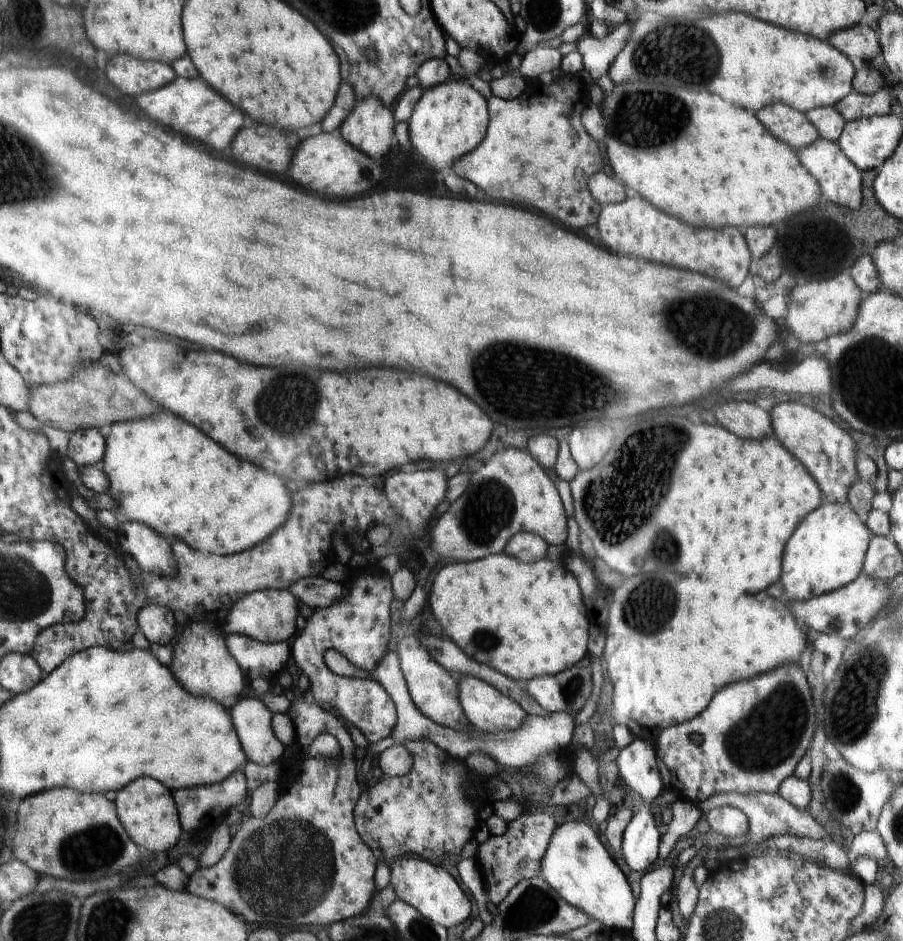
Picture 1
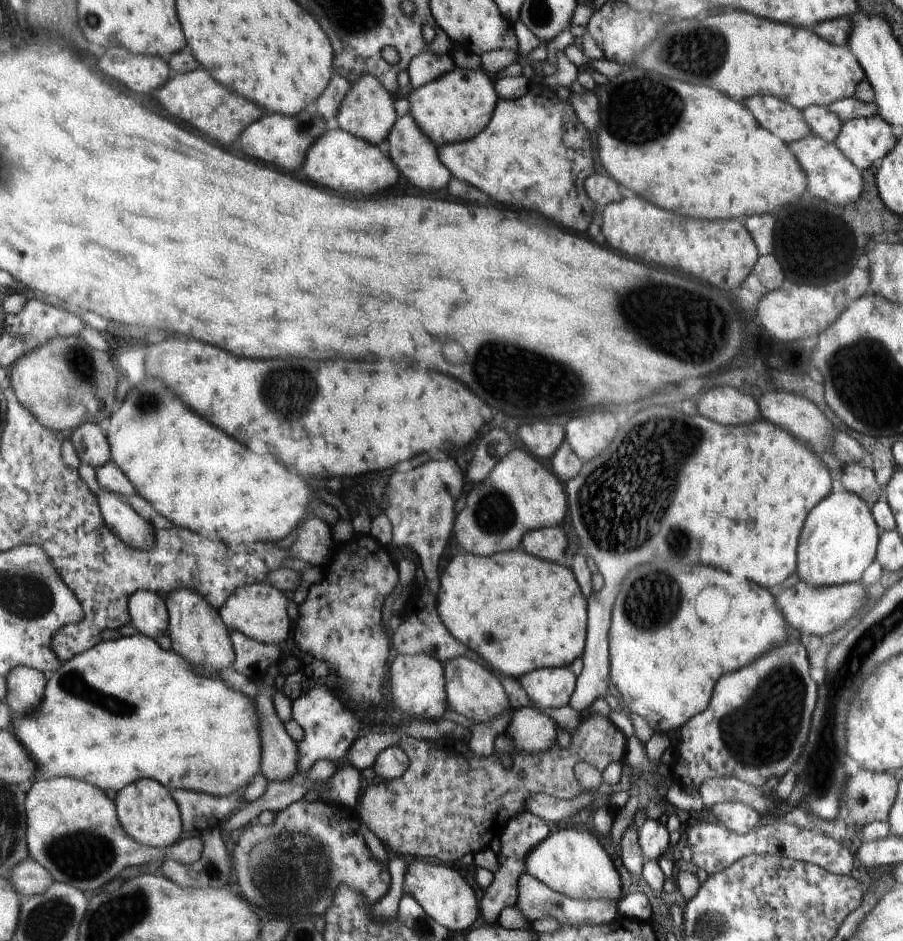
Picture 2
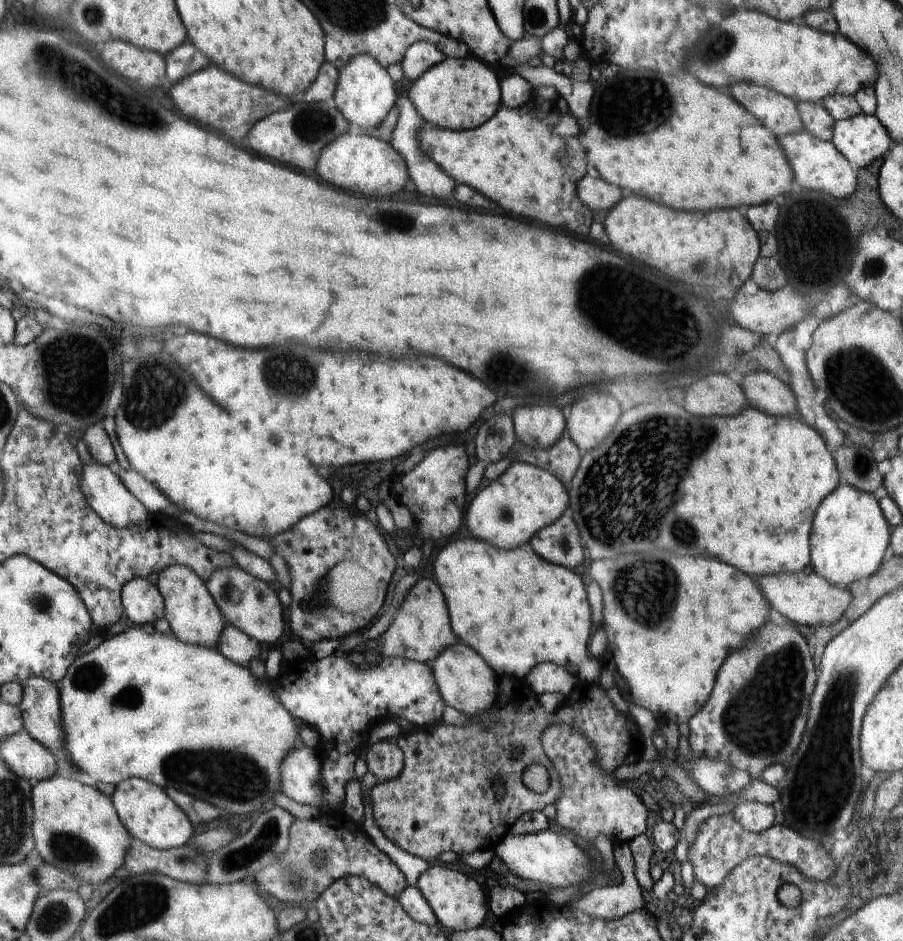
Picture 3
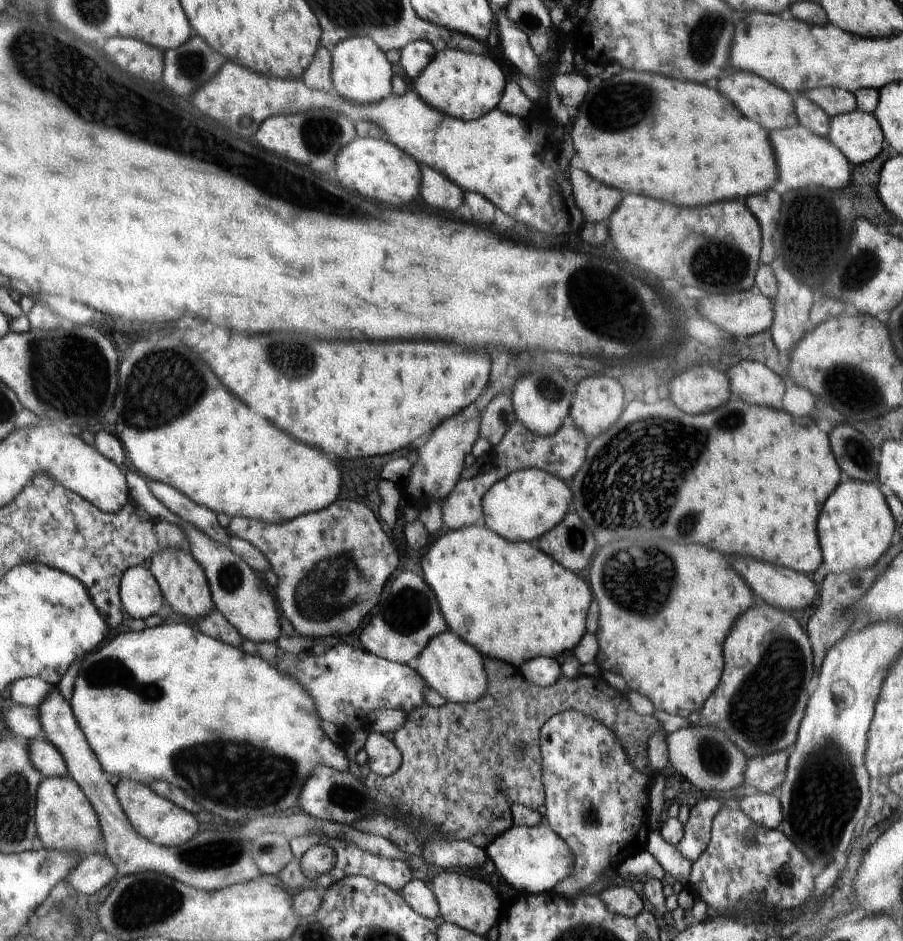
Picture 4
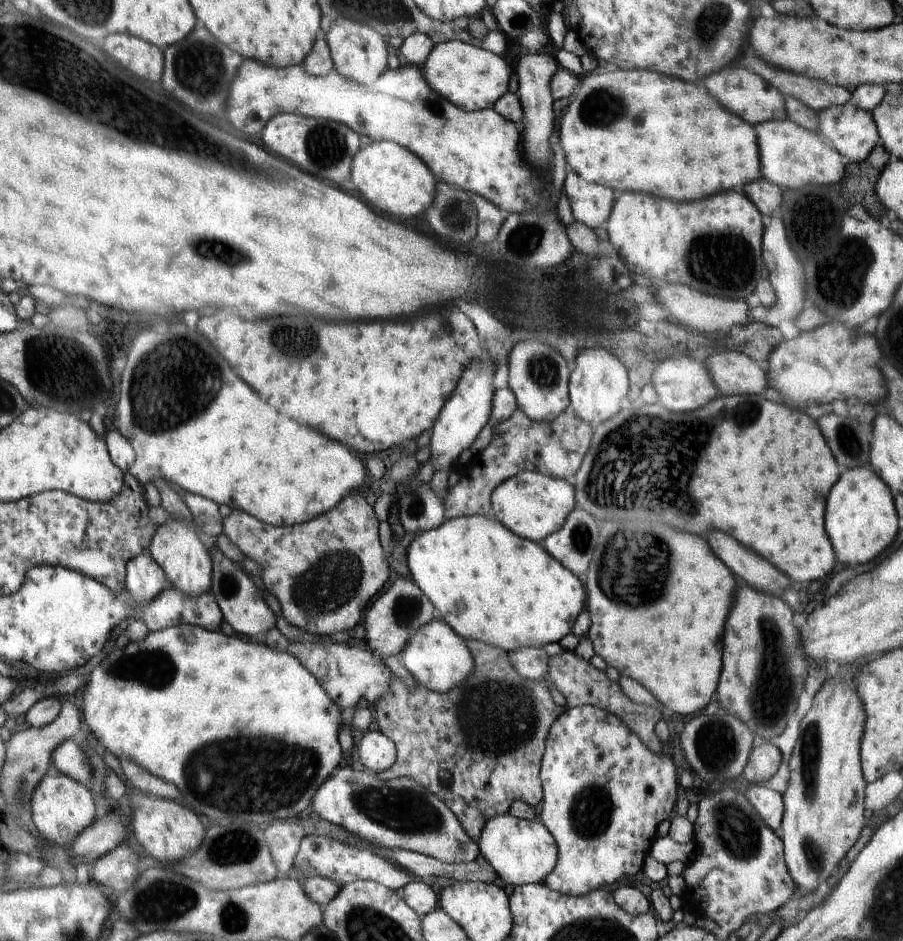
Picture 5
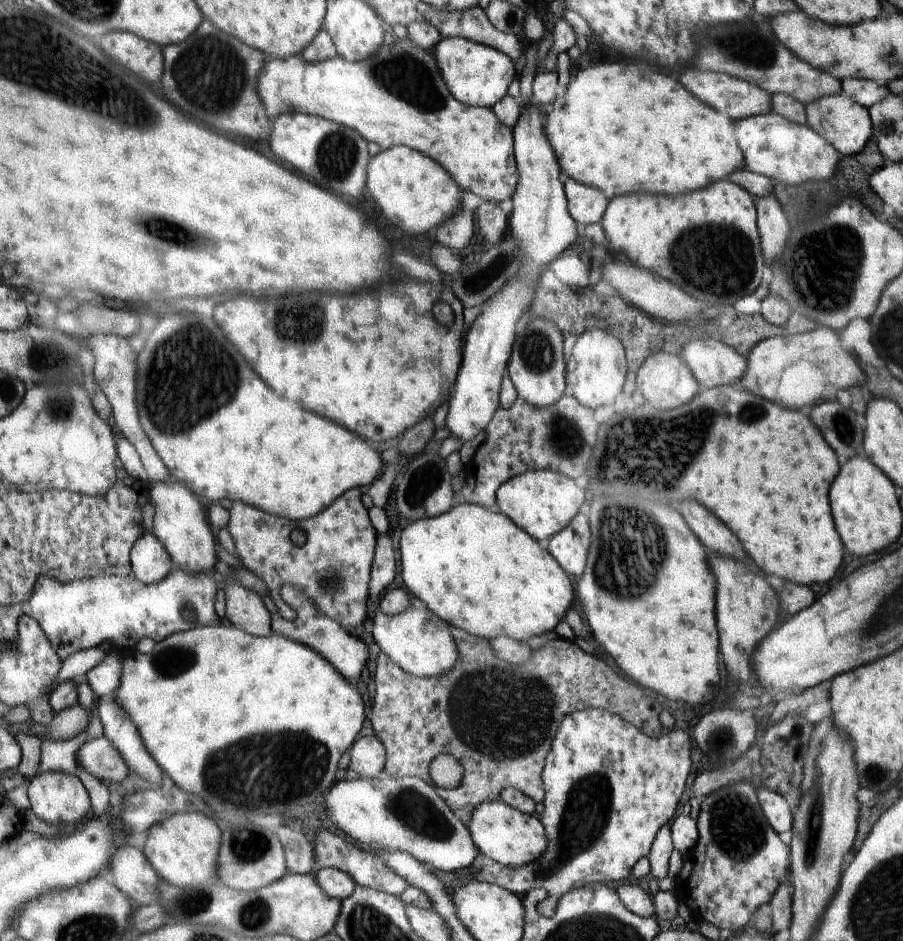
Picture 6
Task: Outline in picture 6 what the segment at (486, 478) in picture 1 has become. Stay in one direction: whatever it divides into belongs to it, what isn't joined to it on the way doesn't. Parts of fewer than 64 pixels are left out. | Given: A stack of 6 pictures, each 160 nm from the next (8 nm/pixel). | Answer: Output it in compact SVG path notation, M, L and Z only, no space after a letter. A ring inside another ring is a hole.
M530 470L513 477L511 481L504 482L497 497L499 512L507 515L516 526L543 544L572 522L585 501L588 501L586 489L580 488L572 478L550 470Z

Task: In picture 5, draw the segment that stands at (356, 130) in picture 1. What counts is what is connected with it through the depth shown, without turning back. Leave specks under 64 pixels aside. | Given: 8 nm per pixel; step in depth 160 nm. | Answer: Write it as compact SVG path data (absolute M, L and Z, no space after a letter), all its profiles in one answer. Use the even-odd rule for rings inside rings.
M339 18L327 30L325 37L327 38L336 70L348 80L362 84L373 83L386 71L386 66L388 66L386 64L386 60L388 60L386 42L380 36L380 32L372 27L352 21L350 18Z

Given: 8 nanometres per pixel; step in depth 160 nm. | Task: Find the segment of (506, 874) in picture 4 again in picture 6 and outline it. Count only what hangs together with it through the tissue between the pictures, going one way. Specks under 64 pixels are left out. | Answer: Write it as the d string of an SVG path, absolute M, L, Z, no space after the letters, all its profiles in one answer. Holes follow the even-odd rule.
M501 799L494 800L494 802L482 802L480 806L476 806L472 812L472 820L466 825L476 847L487 860L512 866L512 868L520 868L520 866L534 862L536 858L540 858L544 848L548 846L548 838L546 838L541 821L508 806Z

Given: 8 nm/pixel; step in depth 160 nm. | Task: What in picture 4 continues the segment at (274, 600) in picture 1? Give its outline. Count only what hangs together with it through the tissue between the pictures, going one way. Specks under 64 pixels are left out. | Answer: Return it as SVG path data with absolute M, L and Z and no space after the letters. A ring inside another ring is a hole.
M183 522L180 528L184 530L189 540L191 554L206 571L216 610L236 627L244 640L251 640L256 644L258 642L274 643L274 640L280 636L280 624L278 624L280 614L276 610L274 598L270 596L268 588L260 582L260 578L254 574L254 570L230 548L212 540L194 525Z

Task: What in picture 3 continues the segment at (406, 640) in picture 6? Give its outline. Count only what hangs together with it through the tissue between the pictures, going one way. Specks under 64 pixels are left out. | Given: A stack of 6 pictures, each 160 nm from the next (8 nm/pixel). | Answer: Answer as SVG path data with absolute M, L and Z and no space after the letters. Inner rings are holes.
M462 642L447 646L430 664L435 666L437 686L449 707L470 718L488 711L493 706L498 694L499 676L472 647Z

